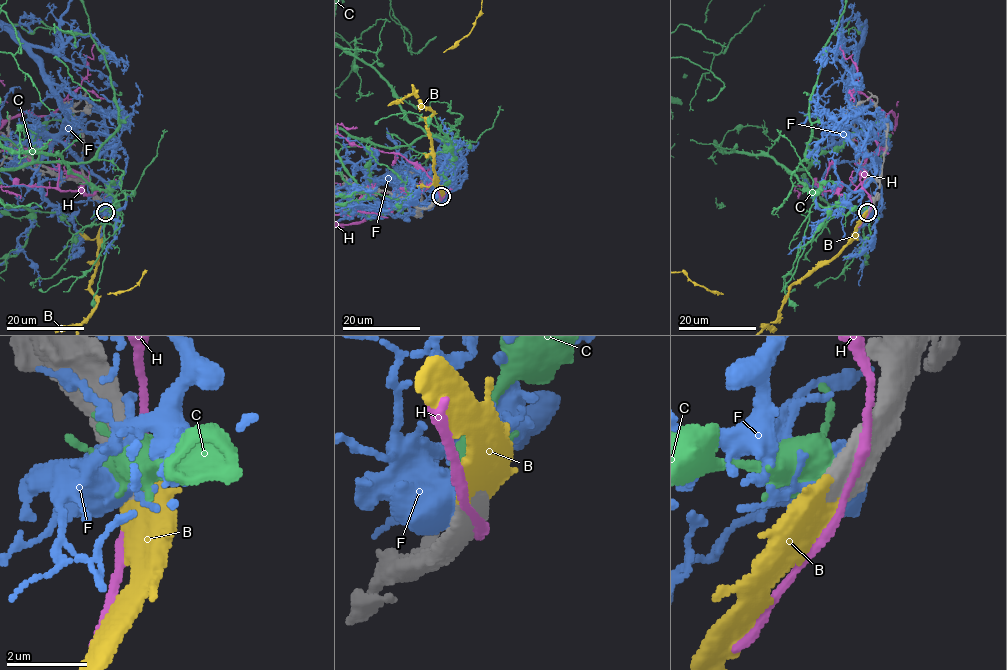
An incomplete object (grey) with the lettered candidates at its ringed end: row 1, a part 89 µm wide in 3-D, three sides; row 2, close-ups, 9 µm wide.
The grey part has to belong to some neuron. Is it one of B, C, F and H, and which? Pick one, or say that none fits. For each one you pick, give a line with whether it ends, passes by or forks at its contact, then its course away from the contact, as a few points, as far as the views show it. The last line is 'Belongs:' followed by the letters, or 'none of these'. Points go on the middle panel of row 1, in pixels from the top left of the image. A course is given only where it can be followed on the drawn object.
B: it ends
Belongs: B

